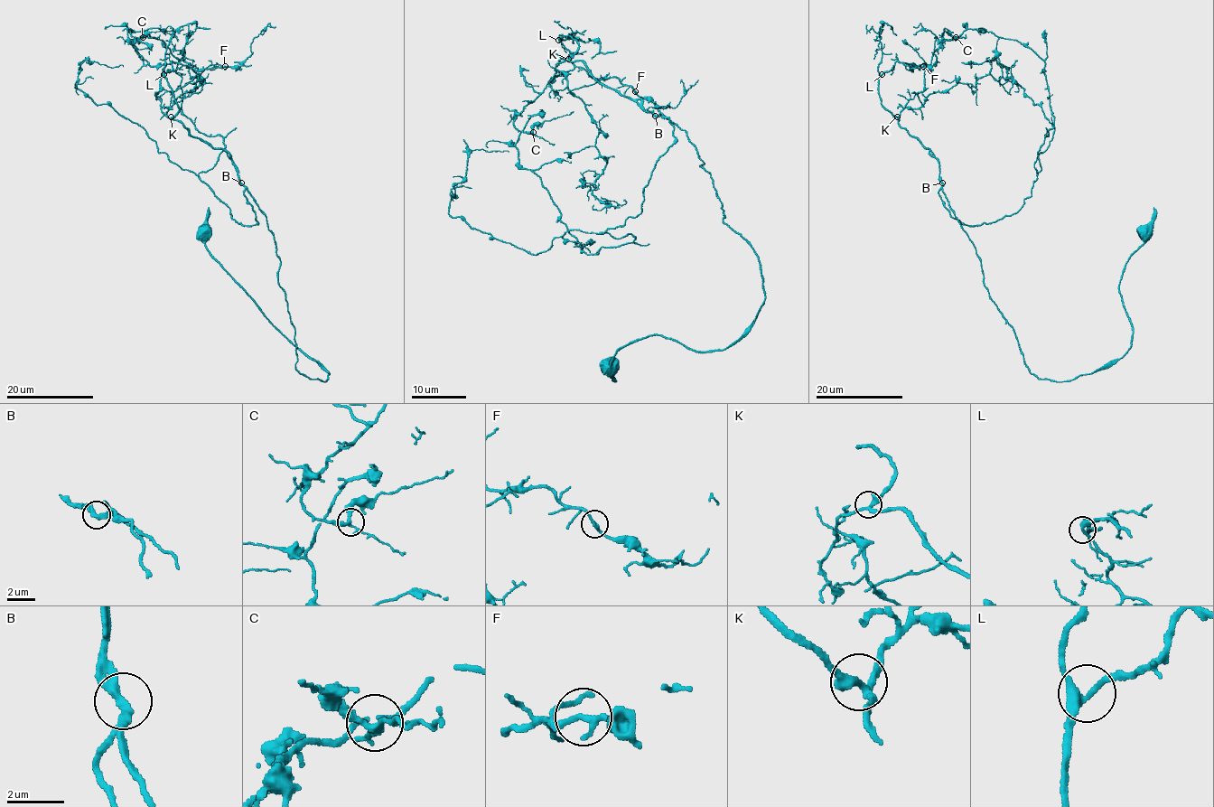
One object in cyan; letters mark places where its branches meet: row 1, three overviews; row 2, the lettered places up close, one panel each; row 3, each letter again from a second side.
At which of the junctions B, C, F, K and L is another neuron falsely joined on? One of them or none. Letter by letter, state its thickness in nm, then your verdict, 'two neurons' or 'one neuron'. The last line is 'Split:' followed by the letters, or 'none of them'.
B: 320 nm thick; one neuron
C: 240 nm thick; one neuron
F: 220 nm thick; one neuron
K: 300 nm thick; one neuron
L: 280 nm thick; one neuron
Split: none of them

